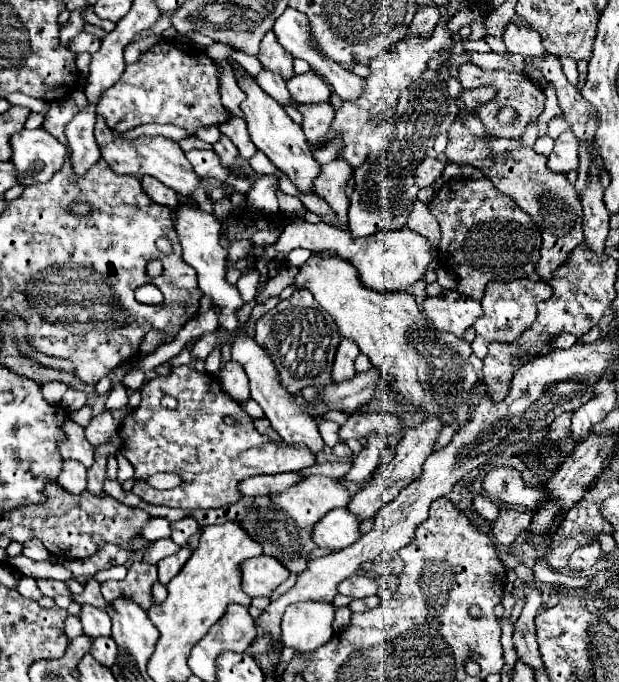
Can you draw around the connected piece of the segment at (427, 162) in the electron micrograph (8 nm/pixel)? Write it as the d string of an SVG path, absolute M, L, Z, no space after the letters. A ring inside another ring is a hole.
M423 158L419 162L419 166L415 168L413 176L415 176L415 182L419 188L425 188L425 186L431 186L443 172L445 164L439 162L437 158Z

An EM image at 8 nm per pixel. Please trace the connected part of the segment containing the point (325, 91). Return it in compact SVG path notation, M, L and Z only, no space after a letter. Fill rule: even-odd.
M313 70L289 78L287 88L291 92L291 100L303 102L303 104L329 102L329 94L331 94L331 90L325 84L325 80Z

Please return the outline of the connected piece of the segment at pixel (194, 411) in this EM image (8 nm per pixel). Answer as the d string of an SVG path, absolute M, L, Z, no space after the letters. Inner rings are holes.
M191 366L173 368L169 376L153 376L141 388L141 406L133 410L125 422L121 424L119 436L123 438L125 458L135 468L135 486L133 494L137 494L143 502L153 506L169 506L169 508L183 508L183 510L197 510L197 508L221 508L227 504L235 504L241 494L237 484L243 478L255 474L277 474L277 472L297 472L301 468L315 464L315 454L307 446L289 446L285 442L273 442L267 436L261 436L253 420L243 412L243 408L221 392L219 380L207 372L199 374ZM169 394L177 398L177 408L167 410L161 406L161 398ZM223 416L231 416L235 424L225 424ZM155 472L173 472L181 476L181 484L171 490L155 490L143 478Z

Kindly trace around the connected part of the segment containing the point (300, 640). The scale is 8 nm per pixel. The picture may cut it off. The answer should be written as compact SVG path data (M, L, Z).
M307 600L291 604L281 620L281 642L297 652L313 652L333 636L333 604Z

